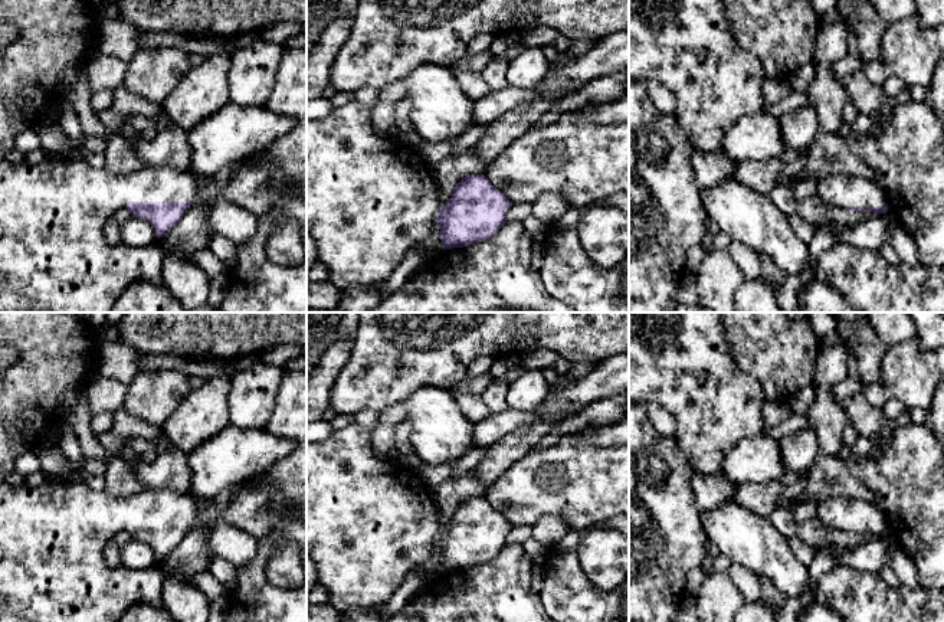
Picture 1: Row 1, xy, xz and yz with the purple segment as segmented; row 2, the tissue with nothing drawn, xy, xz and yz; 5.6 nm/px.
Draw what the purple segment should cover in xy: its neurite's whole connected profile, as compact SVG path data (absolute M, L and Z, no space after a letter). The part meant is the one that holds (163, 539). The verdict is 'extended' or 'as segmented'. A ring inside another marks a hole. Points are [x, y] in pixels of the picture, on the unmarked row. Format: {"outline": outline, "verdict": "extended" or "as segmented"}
{"outline": "M46 479L39 487L0 484L0 622L118 622L124 612L137 603L161 608L163 572L158 567L109 567L102 549L118 531L127 530L134 540L147 543L160 562L181 543L196 513L197 505L191 494L167 488L115 497L85 482L68 479Z", "verdict": "extended"}

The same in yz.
{"outline": "M835 497L816 505L816 517L832 530L875 537L888 533L886 514L875 501L859 497Z", "verdict": "extended"}

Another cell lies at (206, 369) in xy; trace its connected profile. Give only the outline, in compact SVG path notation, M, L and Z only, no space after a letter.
M142 354L140 359L140 371L144 370L174 370L187 376L203 377L233 377L230 361L212 361L183 359L178 356Z

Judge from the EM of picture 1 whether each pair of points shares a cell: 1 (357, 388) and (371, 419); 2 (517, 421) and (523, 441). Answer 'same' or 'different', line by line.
1: different
2: different

